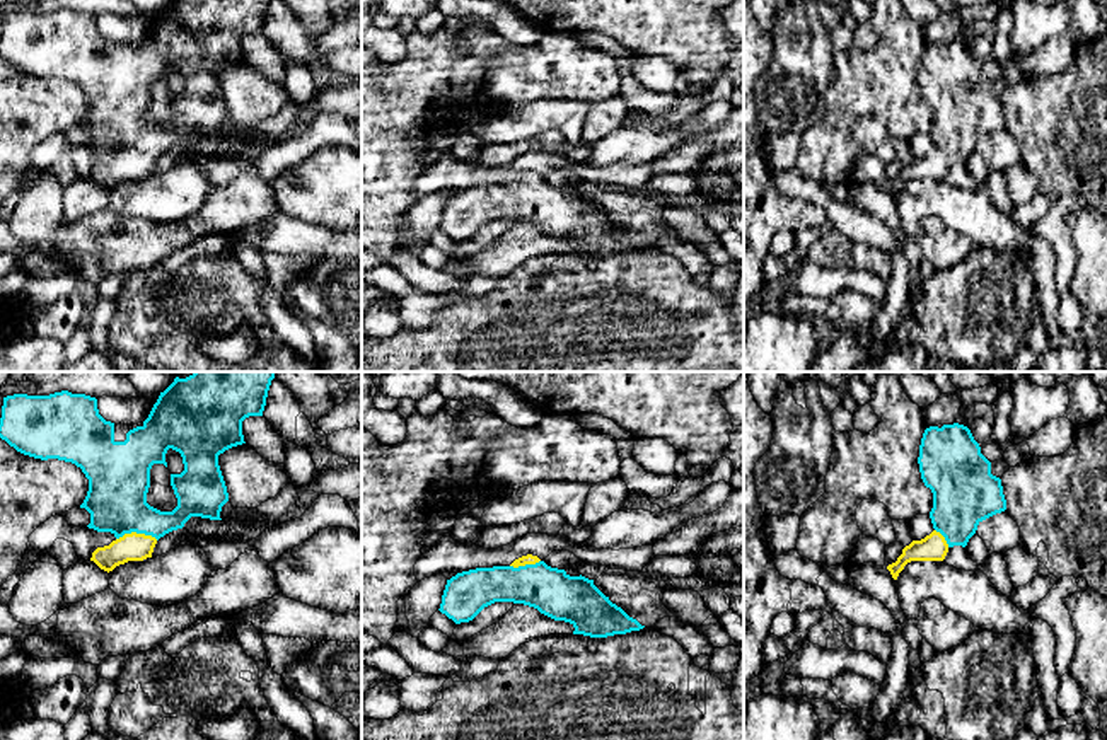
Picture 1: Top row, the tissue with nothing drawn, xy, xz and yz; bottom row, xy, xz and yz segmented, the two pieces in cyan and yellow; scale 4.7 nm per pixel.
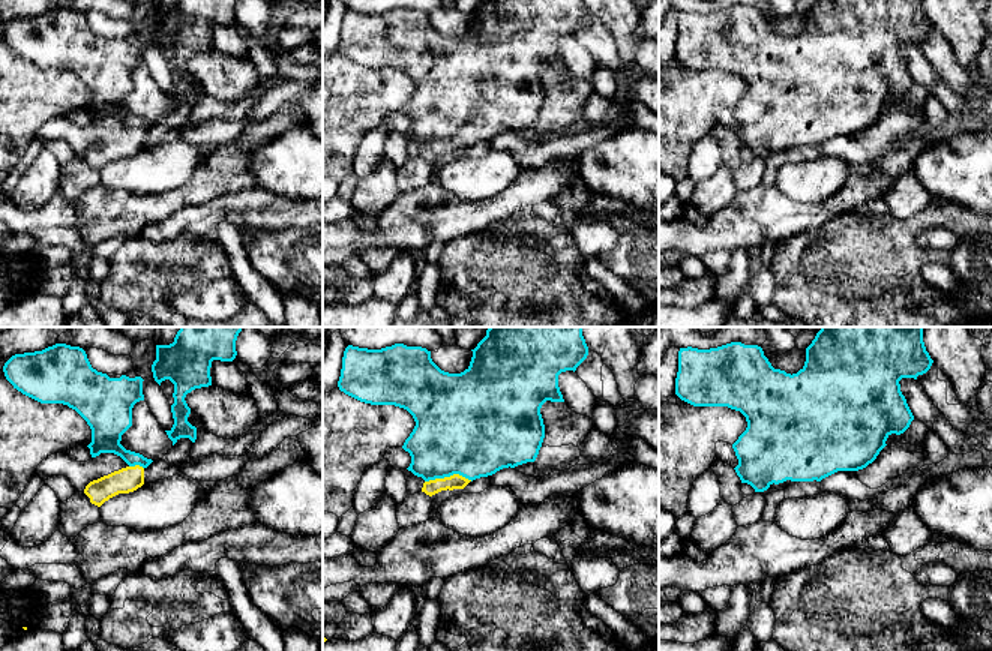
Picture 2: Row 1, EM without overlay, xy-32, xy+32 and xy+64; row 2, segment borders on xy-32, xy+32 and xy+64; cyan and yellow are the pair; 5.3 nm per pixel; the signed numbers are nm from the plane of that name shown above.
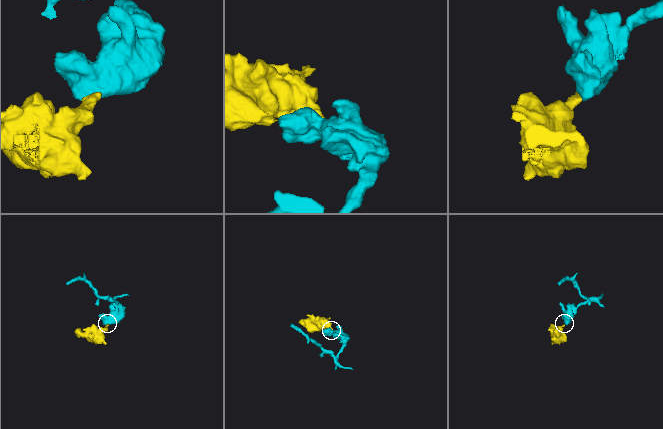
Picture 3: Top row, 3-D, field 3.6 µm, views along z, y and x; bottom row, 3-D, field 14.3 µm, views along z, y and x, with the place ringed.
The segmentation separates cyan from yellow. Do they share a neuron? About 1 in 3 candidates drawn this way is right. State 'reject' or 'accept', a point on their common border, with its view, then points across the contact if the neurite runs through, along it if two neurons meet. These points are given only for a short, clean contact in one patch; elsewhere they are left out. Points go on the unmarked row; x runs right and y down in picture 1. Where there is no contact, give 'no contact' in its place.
accept; meets cyan in xy at (137, 150); runs through xy (118, 101), (118, 123), (137, 150), (133, 164)

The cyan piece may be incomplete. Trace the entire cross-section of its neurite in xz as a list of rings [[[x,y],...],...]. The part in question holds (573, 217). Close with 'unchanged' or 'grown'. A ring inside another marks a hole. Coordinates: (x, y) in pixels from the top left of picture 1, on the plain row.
[[[527,172],[510,184],[476,186],[447,198],[440,230],[455,242],[472,239],[495,220],[513,220],[537,227],[541,232],[570,240],[573,252],[607,256],[640,249],[636,237],[612,222],[585,194],[570,194],[551,186],[537,174]]] | grown

